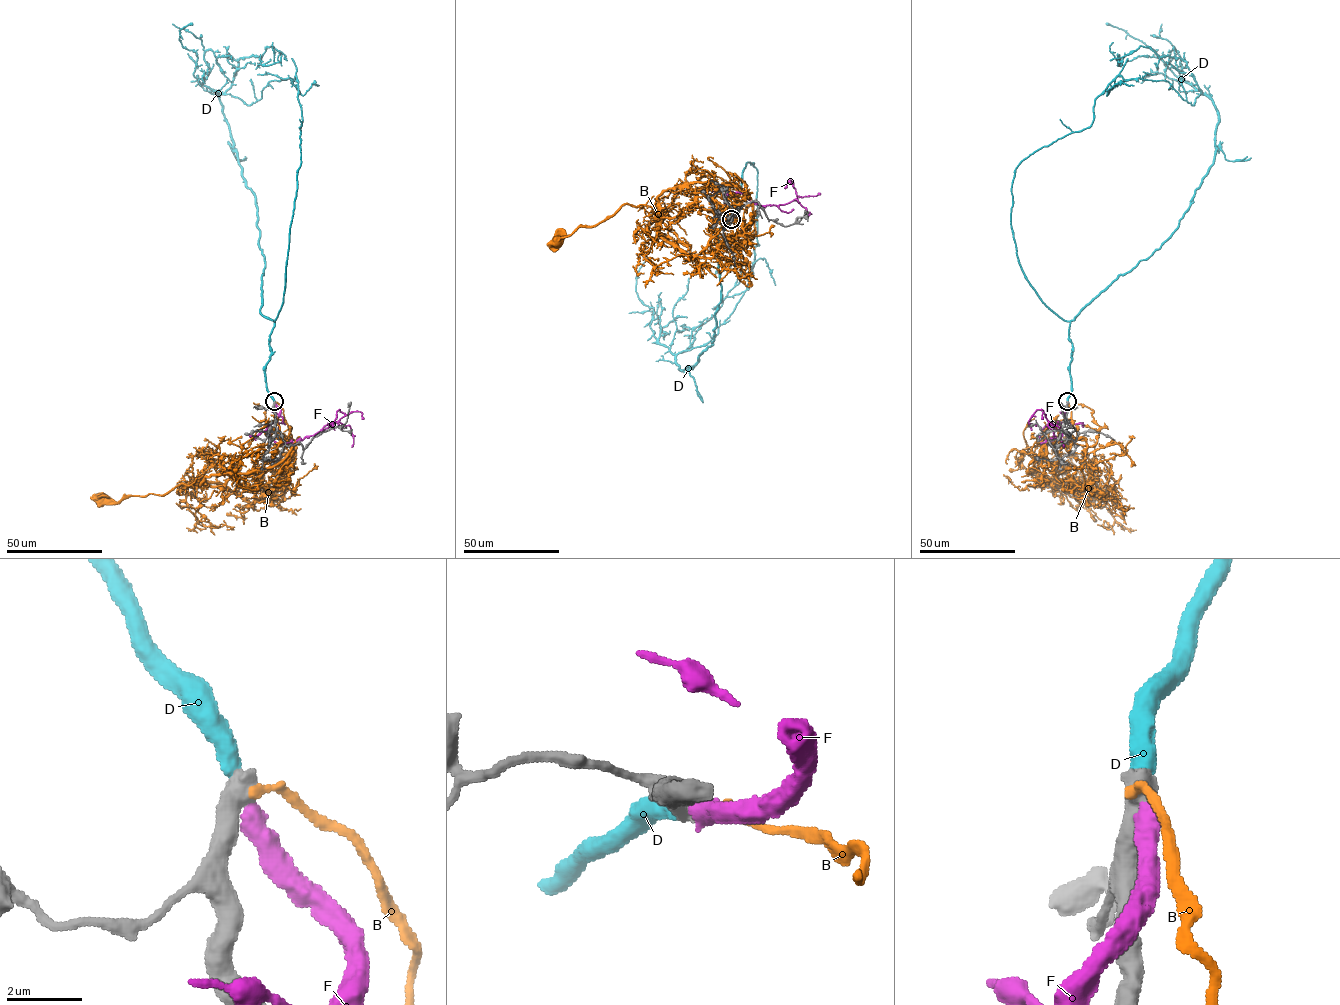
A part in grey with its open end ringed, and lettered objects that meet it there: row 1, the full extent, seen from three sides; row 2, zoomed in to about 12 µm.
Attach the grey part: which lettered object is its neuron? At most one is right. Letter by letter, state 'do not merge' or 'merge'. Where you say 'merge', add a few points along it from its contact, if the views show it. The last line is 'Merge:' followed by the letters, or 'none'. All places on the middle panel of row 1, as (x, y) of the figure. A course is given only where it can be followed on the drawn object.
B: do not merge
D: merge | via (731, 219), (716, 232), (721, 302), (713, 340), (681, 370), (676, 356), (737, 280), (735, 270), (716, 270)
F: do not merge
Merge: D

